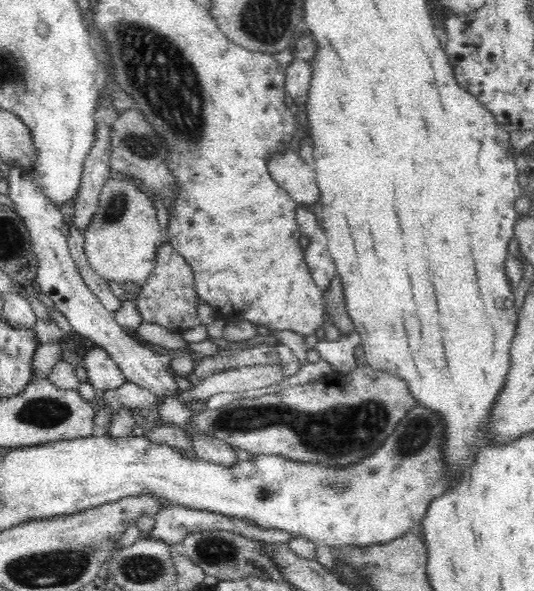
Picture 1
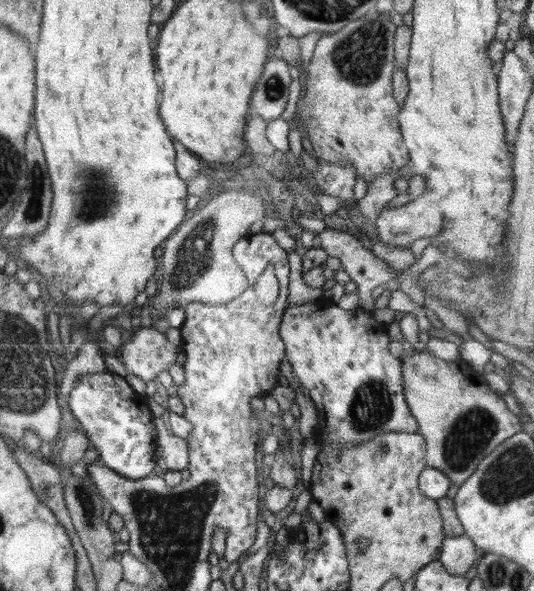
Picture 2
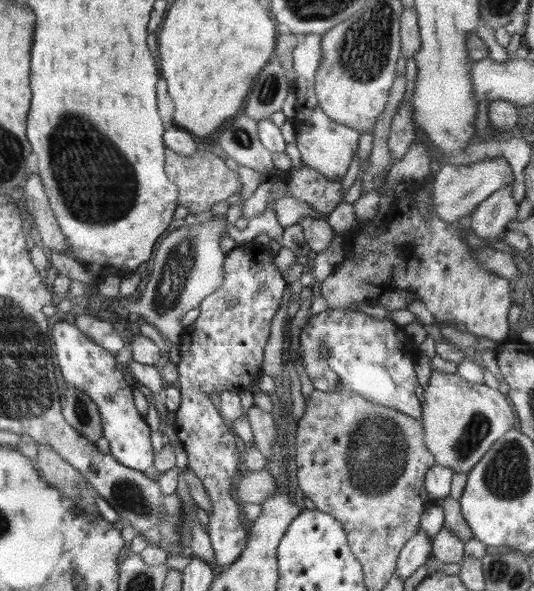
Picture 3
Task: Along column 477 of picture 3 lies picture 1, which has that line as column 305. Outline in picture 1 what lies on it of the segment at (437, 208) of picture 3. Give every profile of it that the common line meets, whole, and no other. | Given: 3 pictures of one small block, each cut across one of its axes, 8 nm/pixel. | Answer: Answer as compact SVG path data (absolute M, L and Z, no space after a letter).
M290 150L270 154L266 159L273 180L297 205L311 207L316 204L319 189L312 163L306 163L300 153Z

